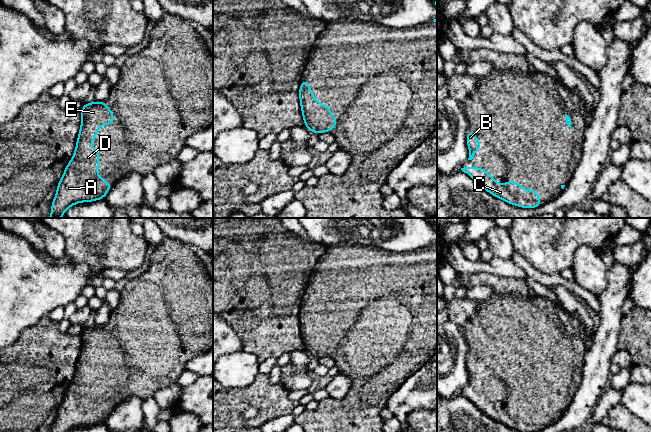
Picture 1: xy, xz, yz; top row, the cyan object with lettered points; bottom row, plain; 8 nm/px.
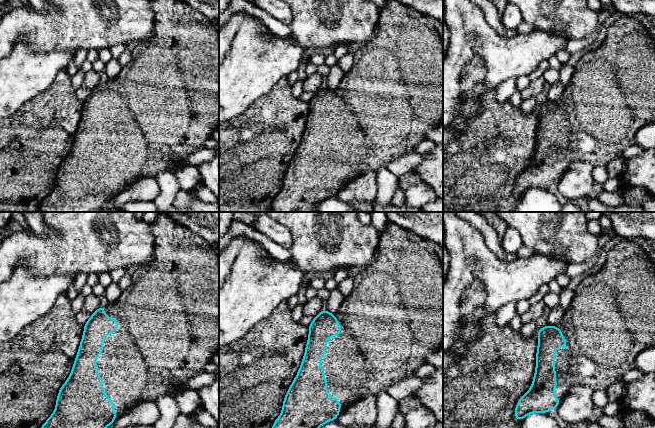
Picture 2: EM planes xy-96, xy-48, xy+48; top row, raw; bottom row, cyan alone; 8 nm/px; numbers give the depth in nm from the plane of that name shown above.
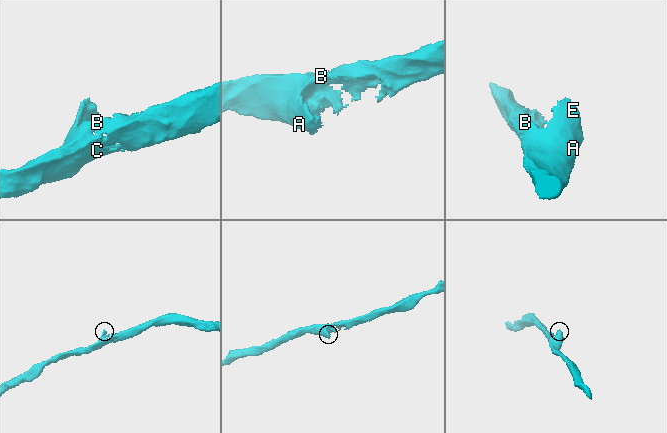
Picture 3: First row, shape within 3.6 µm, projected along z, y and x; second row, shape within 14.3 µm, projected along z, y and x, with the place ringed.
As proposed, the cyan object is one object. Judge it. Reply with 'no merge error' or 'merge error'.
no merge error

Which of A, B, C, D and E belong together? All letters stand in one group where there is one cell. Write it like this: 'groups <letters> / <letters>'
groups A B C D E

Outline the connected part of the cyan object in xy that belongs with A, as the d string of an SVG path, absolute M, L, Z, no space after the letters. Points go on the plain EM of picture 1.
M103 326L83 328L76 373L57 409L51 432L69 432L80 426L105 423L110 406L98 400L99 375L90 372L102 349L114 347L113 335Z

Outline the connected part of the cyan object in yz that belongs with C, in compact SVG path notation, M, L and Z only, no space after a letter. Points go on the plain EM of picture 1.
M464 391L461 394L475 404L484 414L505 426L521 432L537 432L542 429L541 421L530 411L528 416L515 405L498 408L484 392Z

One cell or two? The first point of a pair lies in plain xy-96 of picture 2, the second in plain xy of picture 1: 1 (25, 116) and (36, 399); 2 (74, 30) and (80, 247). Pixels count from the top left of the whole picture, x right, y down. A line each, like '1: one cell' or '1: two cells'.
1: one cell
2: one cell

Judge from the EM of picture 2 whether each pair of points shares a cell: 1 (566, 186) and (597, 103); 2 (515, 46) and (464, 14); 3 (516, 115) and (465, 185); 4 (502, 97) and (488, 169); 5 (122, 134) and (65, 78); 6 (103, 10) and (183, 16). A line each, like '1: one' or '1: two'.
1: two
2: one
3: one
4: two
5: two
6: two

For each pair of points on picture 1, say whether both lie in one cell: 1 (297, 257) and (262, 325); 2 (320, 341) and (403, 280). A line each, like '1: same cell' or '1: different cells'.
1: same cell
2: same cell

